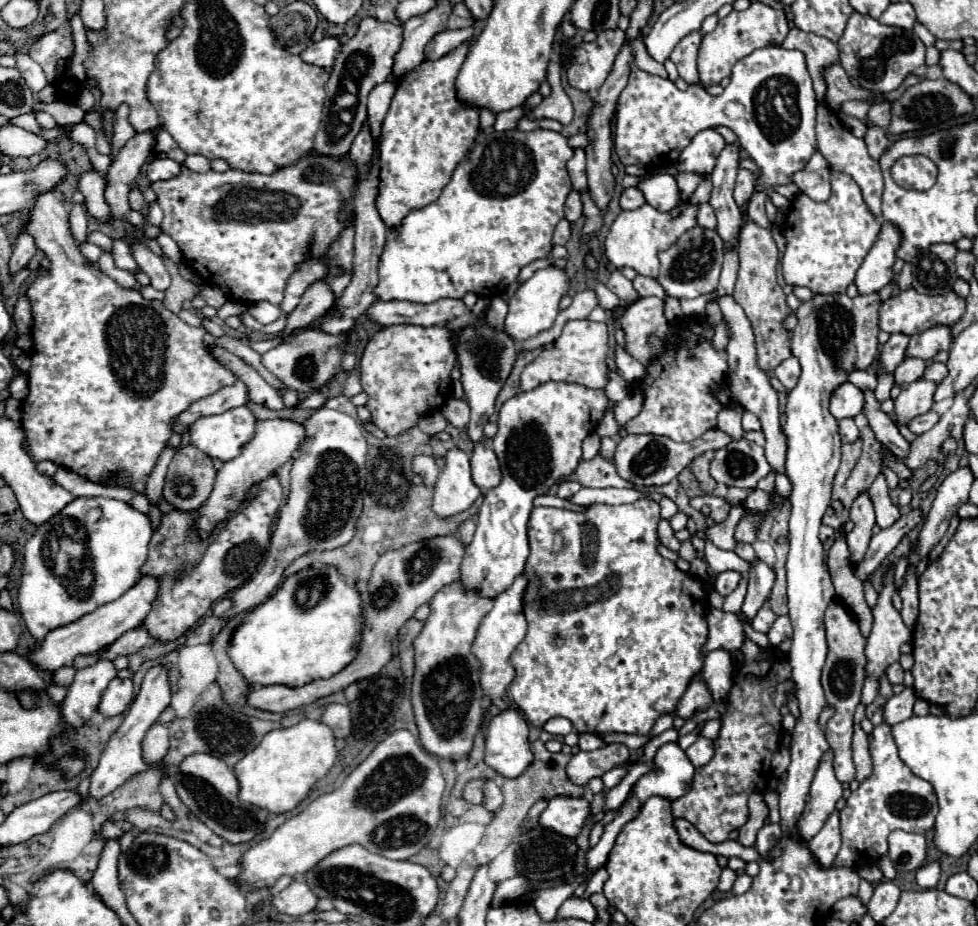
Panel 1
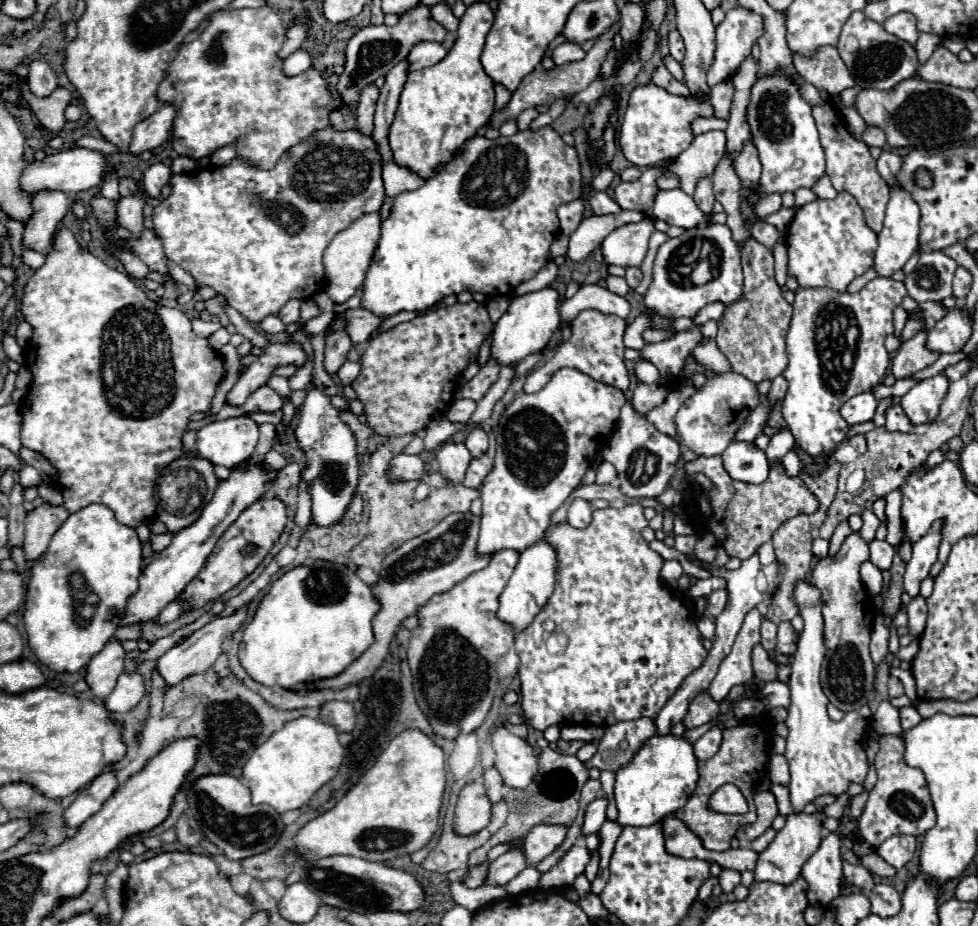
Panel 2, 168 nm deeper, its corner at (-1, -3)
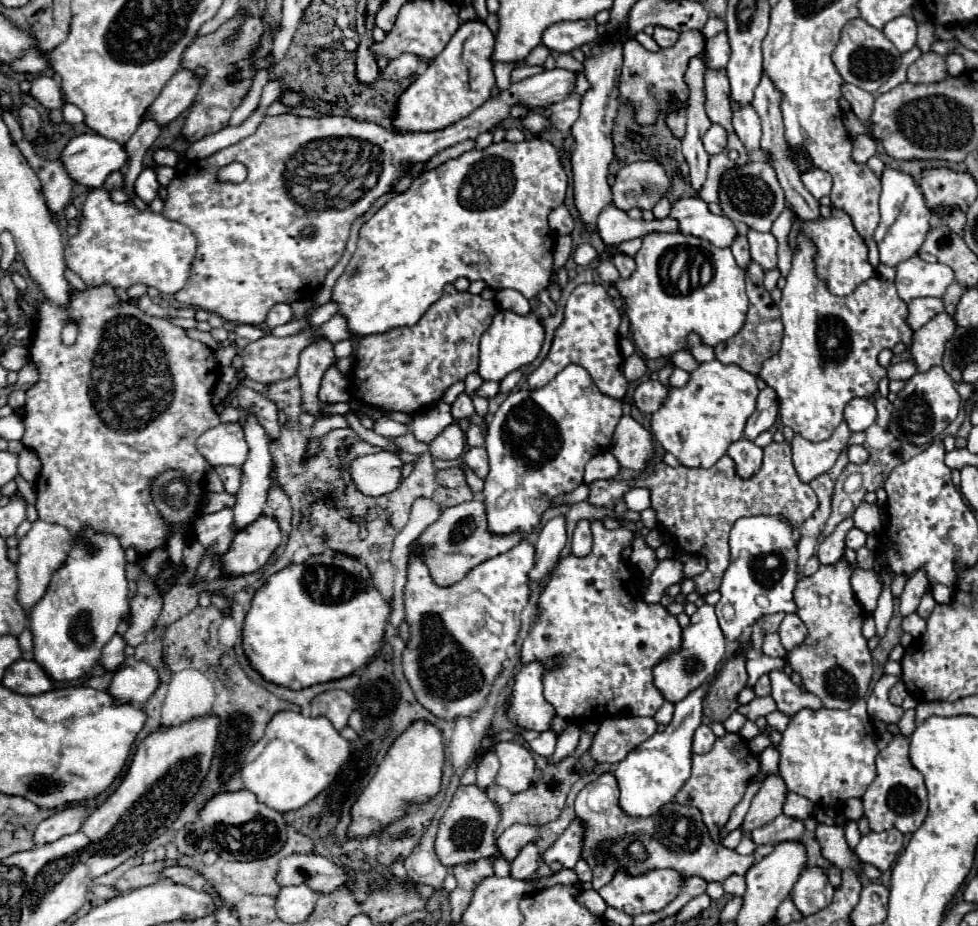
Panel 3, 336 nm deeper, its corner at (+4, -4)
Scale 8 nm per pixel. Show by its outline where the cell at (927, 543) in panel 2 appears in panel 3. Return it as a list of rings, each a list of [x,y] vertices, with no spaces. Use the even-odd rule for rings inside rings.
[[[915,569],[911,573],[911,577],[907,579],[907,585],[899,597],[901,601],[901,613],[903,615],[911,615],[915,613],[915,607],[919,605],[919,599],[923,595],[923,591],[929,589],[929,581],[927,581],[927,575],[923,569]]]

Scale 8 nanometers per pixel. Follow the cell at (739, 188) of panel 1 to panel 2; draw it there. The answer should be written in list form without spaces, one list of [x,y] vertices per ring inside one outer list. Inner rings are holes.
[[[752,136],[748,138],[748,142],[744,142],[744,150],[740,150],[740,154],[736,158],[736,172],[738,172],[744,188],[748,188],[760,180],[762,166],[760,166],[760,158],[756,154],[756,146],[752,144]]]

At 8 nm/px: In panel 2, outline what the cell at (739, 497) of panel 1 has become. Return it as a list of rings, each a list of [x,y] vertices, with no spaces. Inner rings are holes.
[[[784,428],[784,430],[780,430],[776,436],[772,436],[772,440],[770,440],[770,446],[768,446],[768,450],[766,450],[766,456],[768,456],[768,460],[772,462],[772,460],[780,460],[786,452],[790,452],[794,448],[794,436],[790,434],[790,430],[788,428]]]

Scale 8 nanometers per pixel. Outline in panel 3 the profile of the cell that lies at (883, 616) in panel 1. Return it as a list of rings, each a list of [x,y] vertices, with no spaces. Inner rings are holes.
[[[911,613],[911,615],[907,615],[907,617],[903,619],[901,629],[903,629],[905,633],[909,633],[911,637],[915,637],[915,639],[917,639],[917,637],[925,631],[925,621],[923,621],[917,613]]]

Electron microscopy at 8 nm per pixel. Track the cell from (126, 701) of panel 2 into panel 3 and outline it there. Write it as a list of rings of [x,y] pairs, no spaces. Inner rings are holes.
[[[135,661],[113,675],[107,693],[113,697],[115,705],[125,705],[125,703],[143,705],[157,689],[157,685],[159,677],[155,669],[151,669],[147,663]]]

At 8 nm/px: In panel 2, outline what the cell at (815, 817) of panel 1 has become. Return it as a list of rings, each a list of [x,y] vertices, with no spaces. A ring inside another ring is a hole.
[[[792,814],[786,818],[786,826],[776,834],[772,844],[760,854],[756,870],[754,870],[754,880],[756,882],[776,882],[776,884],[792,884],[798,876],[806,860],[818,850],[820,846],[820,830],[822,830],[822,818],[820,814]]]

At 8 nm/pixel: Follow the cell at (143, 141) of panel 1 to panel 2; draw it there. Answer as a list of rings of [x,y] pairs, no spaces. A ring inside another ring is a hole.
[[[162,104],[156,114],[148,116],[144,122],[140,122],[134,128],[134,138],[130,142],[128,152],[140,154],[144,150],[152,150],[160,146],[168,138],[174,118],[176,118],[176,108],[172,104]]]

